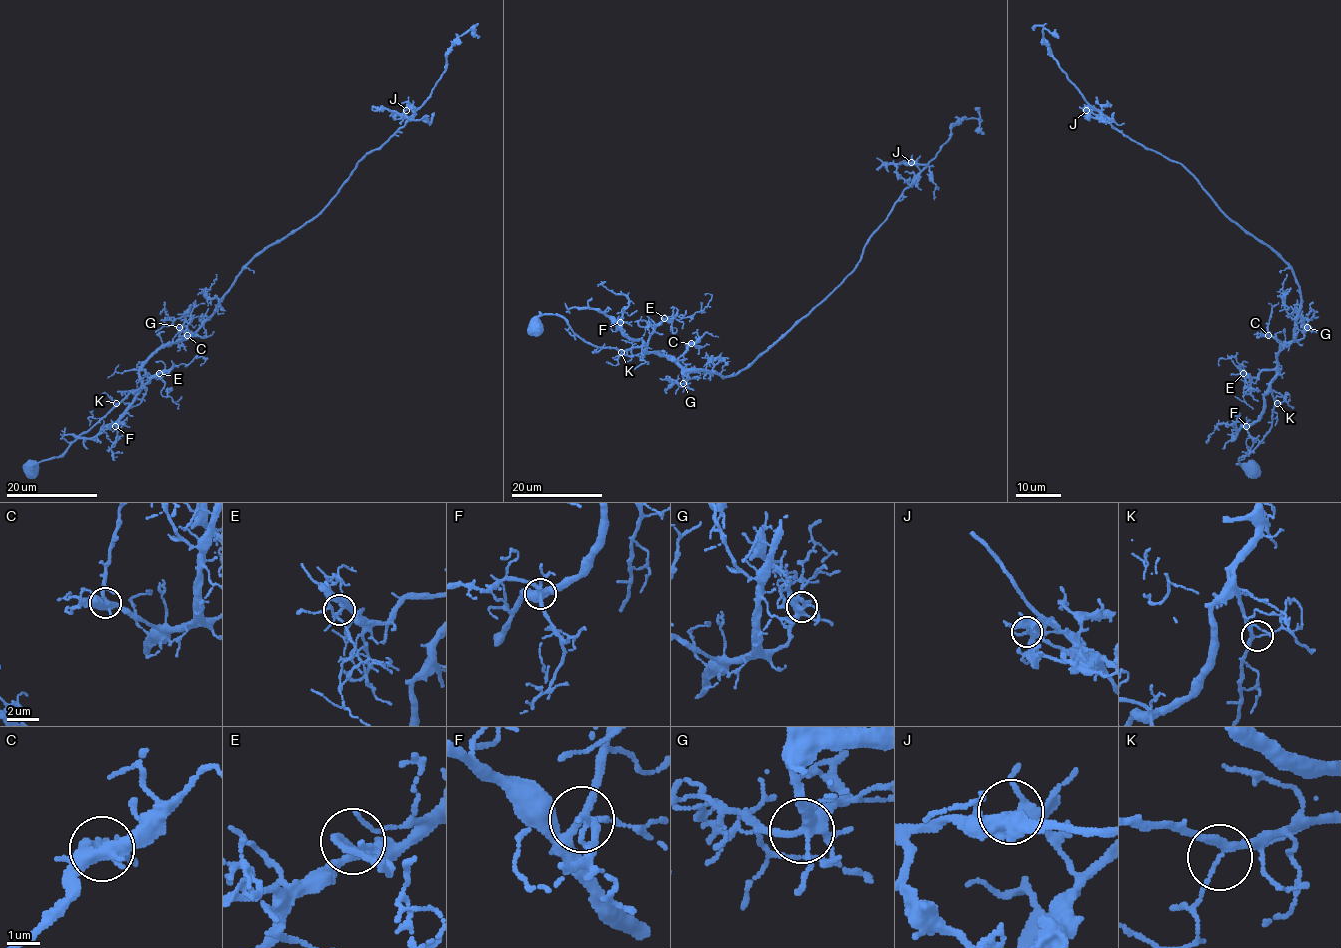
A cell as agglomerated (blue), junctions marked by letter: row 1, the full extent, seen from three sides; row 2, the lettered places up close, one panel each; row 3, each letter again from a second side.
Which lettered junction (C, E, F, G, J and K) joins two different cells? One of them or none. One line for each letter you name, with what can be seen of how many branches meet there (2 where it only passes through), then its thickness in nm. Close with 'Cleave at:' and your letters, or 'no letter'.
J: Branches: 3. Thickness 200 nm
Cleave at: J

